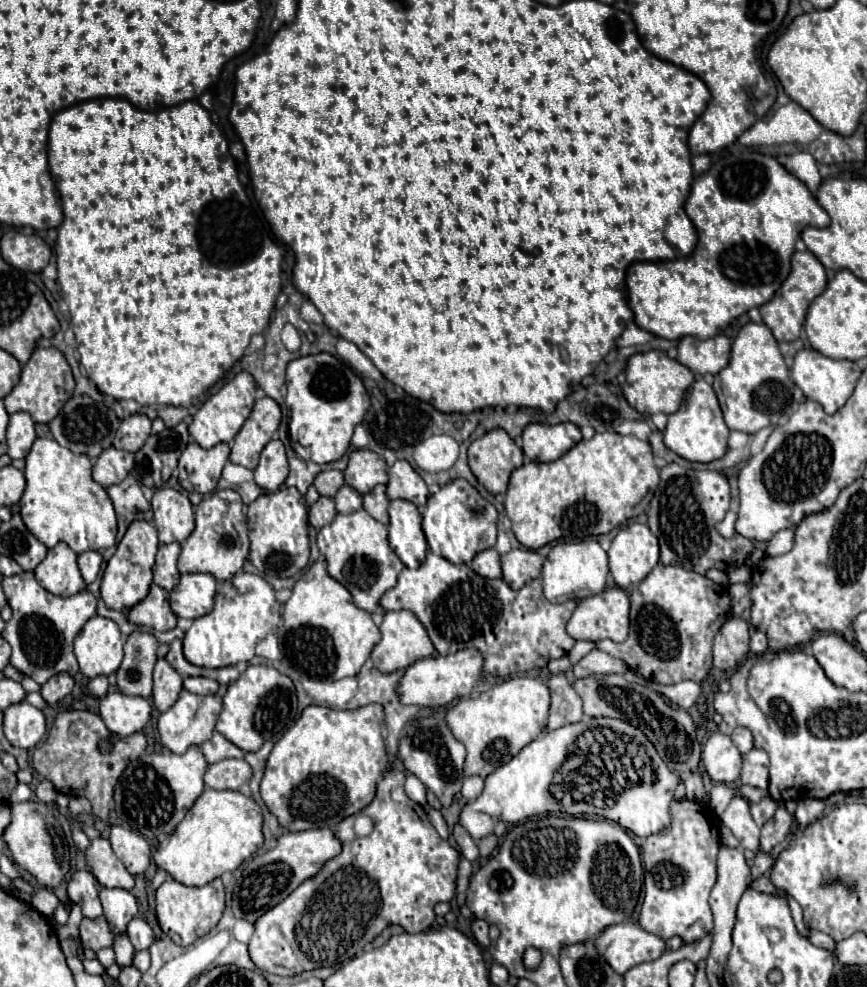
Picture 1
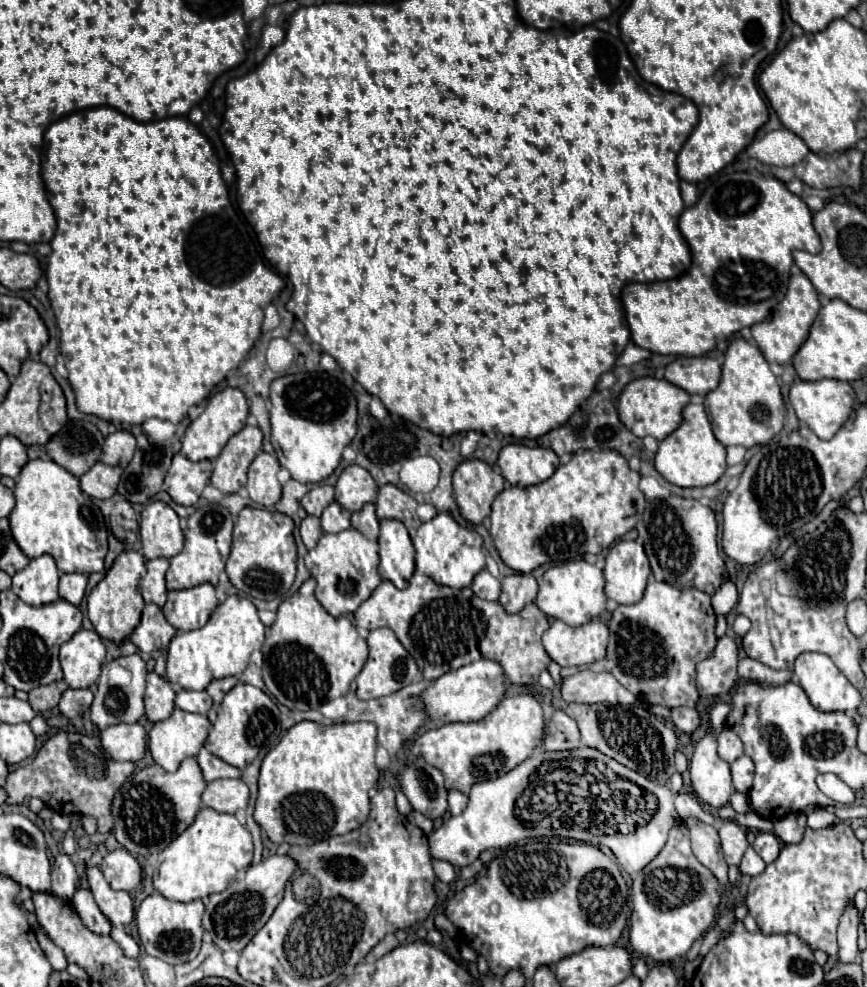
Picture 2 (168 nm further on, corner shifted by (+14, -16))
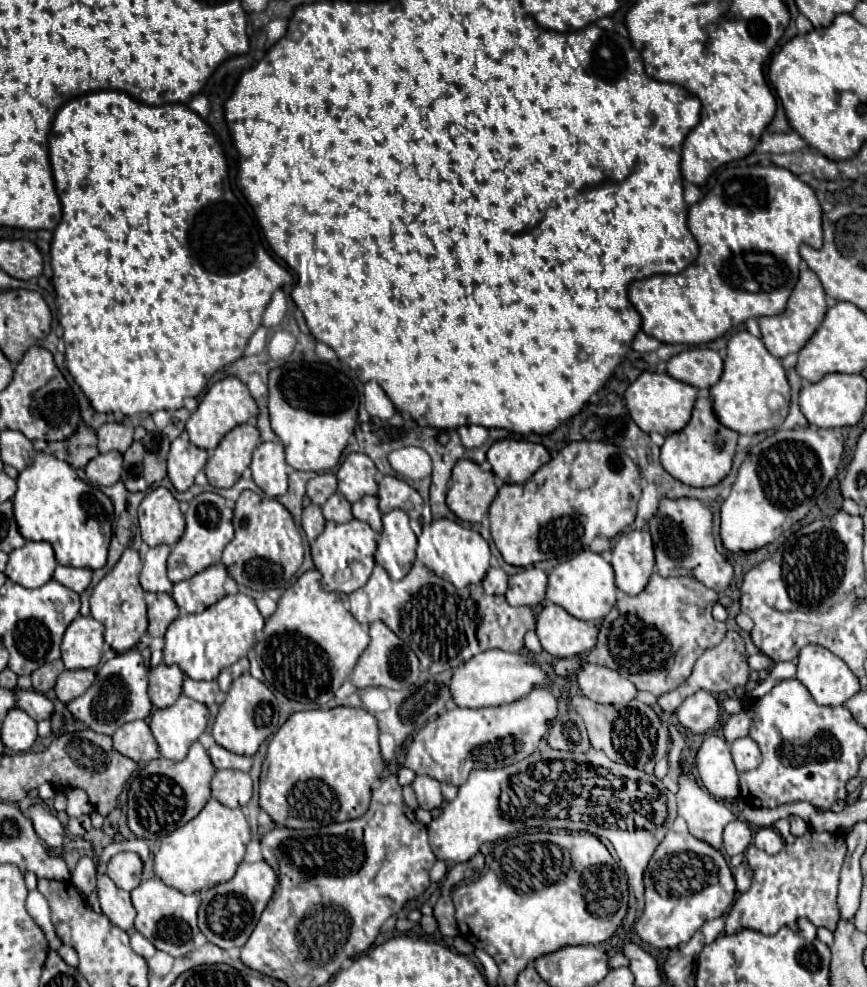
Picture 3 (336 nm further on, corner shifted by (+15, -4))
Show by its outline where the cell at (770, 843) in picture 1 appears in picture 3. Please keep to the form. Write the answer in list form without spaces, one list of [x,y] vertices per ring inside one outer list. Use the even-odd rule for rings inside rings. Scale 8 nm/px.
[[[766,826],[766,828],[760,828],[754,836],[754,846],[764,850],[766,854],[776,854],[782,850],[784,846],[784,840],[782,836],[772,828],[772,826]]]

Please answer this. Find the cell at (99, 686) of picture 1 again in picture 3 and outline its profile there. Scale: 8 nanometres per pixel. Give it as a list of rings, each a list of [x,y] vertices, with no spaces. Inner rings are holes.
[[[64,670],[54,686],[56,698],[64,704],[82,696],[94,682],[94,670]]]

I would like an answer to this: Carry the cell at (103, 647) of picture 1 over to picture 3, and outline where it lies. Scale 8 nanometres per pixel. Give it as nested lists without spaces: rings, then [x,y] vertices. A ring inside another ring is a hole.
[[[78,616],[64,634],[62,662],[68,670],[94,668],[102,658],[104,626],[94,618]]]

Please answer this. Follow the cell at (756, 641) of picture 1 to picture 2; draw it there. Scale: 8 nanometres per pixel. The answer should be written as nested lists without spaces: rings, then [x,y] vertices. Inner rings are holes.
[[[743,658],[743,660],[739,660],[739,676],[745,682],[757,682],[757,684],[775,686],[775,684],[779,684],[779,680],[781,680],[781,684],[789,682],[793,672],[791,670],[777,672],[777,670],[765,666],[765,664],[761,664],[761,662],[753,660],[753,658]]]

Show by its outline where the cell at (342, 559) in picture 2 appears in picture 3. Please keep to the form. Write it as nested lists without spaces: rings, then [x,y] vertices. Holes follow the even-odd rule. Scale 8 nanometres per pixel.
[[[350,520],[344,524],[326,522],[324,532],[310,544],[312,560],[316,570],[322,574],[322,588],[326,592],[342,592],[352,594],[362,588],[374,568],[374,552],[376,552],[376,532],[362,520]]]

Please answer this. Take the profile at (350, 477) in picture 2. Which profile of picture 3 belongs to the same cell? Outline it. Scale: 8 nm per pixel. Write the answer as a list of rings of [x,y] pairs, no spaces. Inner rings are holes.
[[[348,454],[340,464],[338,472],[338,492],[346,496],[348,502],[358,502],[362,496],[376,496],[376,466],[366,454]]]

